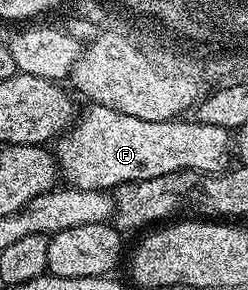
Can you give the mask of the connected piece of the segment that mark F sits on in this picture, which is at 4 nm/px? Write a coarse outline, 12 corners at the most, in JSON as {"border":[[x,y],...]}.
{"border":[[90,104],[56,142],[61,177],[110,192],[220,174],[231,131]]}

